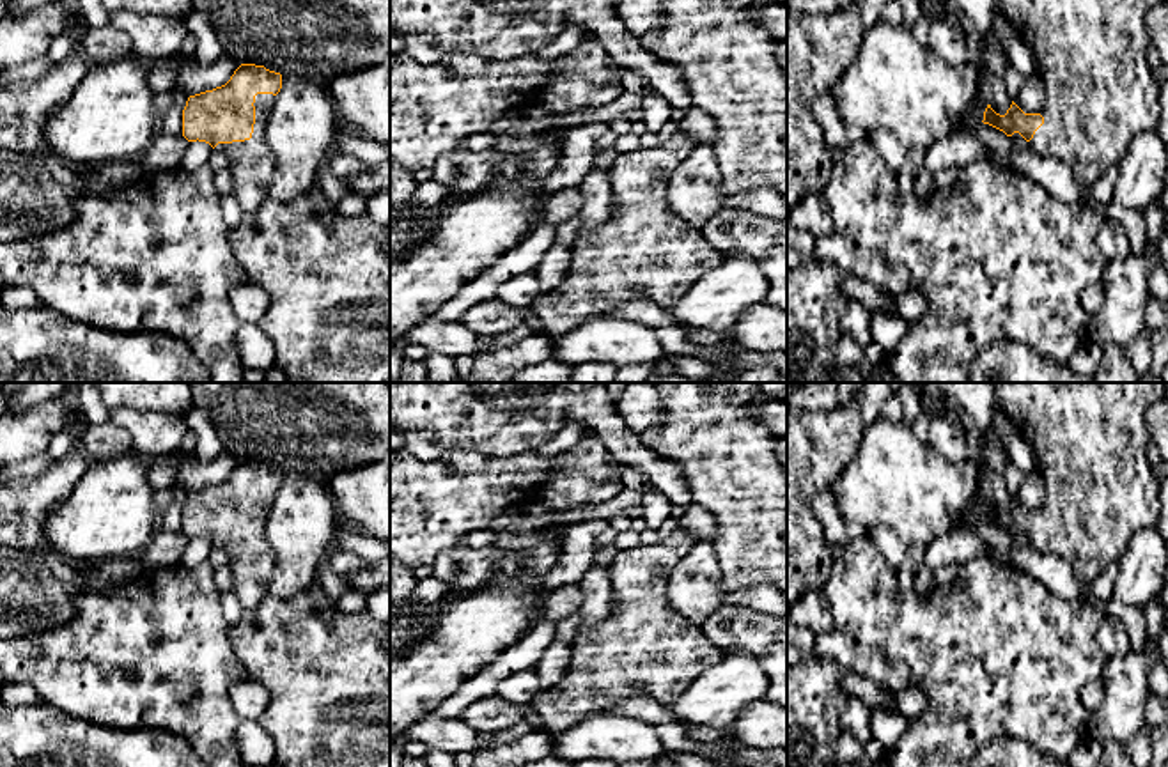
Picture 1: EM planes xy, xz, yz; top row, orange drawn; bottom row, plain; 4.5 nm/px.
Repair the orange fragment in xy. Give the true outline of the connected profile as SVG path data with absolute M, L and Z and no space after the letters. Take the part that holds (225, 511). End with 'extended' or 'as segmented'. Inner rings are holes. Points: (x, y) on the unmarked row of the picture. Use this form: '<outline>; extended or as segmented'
M241 461L225 482L190 492L183 507L183 533L188 538L206 538L227 554L232 592L245 611L259 606L268 595L276 558L266 537L266 524L280 485L280 469L264 462Z; extended

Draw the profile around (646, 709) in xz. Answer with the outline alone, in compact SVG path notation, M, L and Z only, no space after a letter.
M645 696L622 700L615 703L610 712L626 717L636 717L654 726L681 723L675 719L675 716L668 710L666 705Z

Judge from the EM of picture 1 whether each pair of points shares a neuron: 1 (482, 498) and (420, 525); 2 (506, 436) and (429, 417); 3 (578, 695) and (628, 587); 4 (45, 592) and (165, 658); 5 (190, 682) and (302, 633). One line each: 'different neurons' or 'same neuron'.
1: same neuron
2: same neuron
3: same neuron
4: different neurons
5: different neurons

